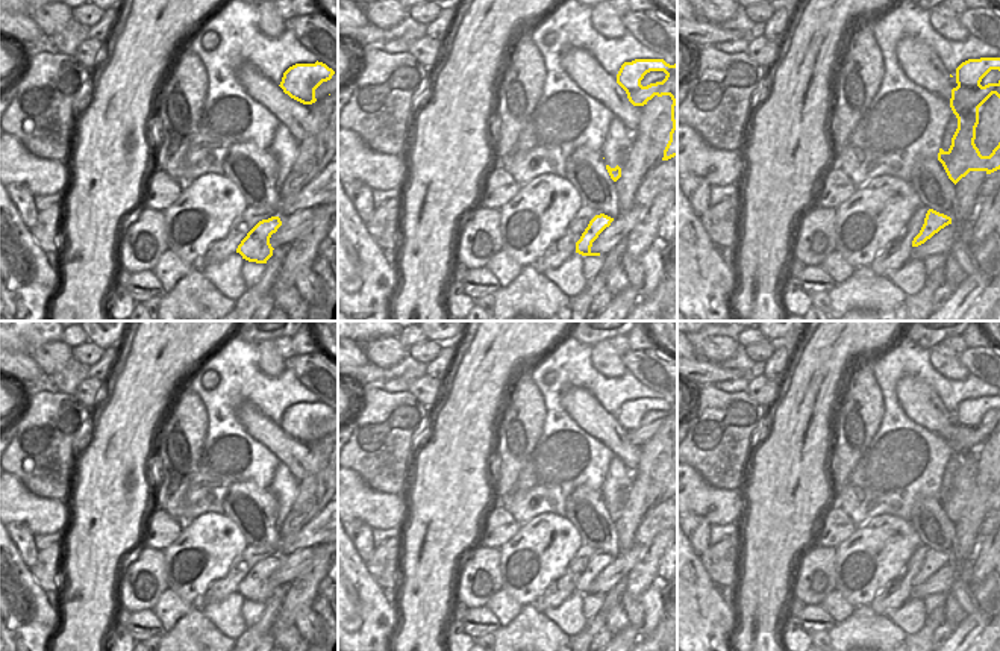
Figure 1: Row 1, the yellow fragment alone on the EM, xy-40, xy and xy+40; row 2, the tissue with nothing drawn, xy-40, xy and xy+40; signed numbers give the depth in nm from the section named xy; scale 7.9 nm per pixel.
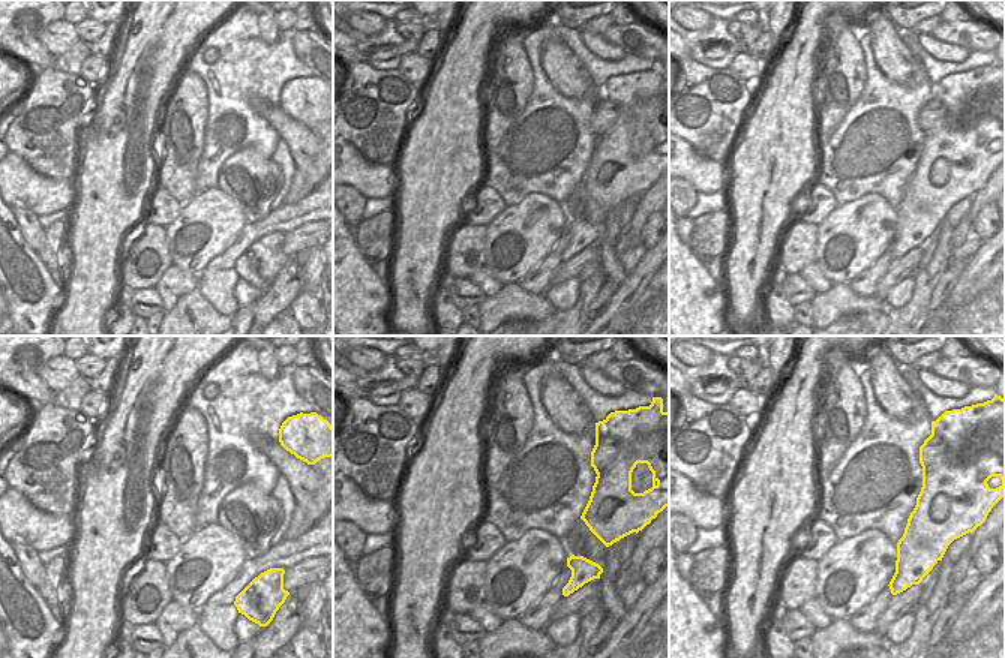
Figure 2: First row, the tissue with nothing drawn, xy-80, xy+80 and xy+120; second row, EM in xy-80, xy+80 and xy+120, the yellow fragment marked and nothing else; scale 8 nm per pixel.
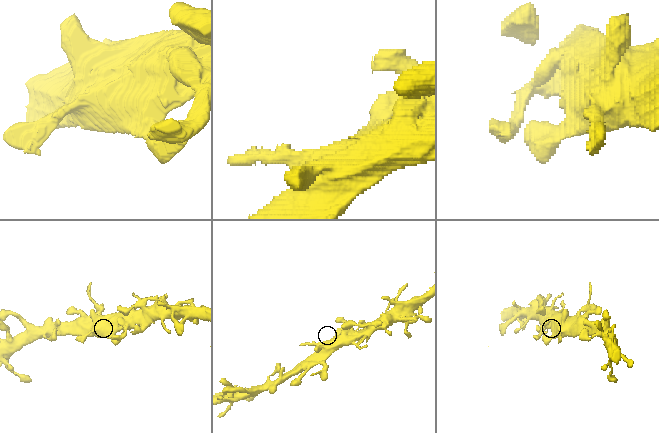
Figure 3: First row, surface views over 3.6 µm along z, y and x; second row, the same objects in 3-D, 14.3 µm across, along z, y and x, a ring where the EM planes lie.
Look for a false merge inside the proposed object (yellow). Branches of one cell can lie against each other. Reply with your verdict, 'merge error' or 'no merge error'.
no merge error

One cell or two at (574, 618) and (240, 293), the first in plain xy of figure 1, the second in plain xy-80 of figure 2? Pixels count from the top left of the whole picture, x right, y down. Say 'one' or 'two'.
two

